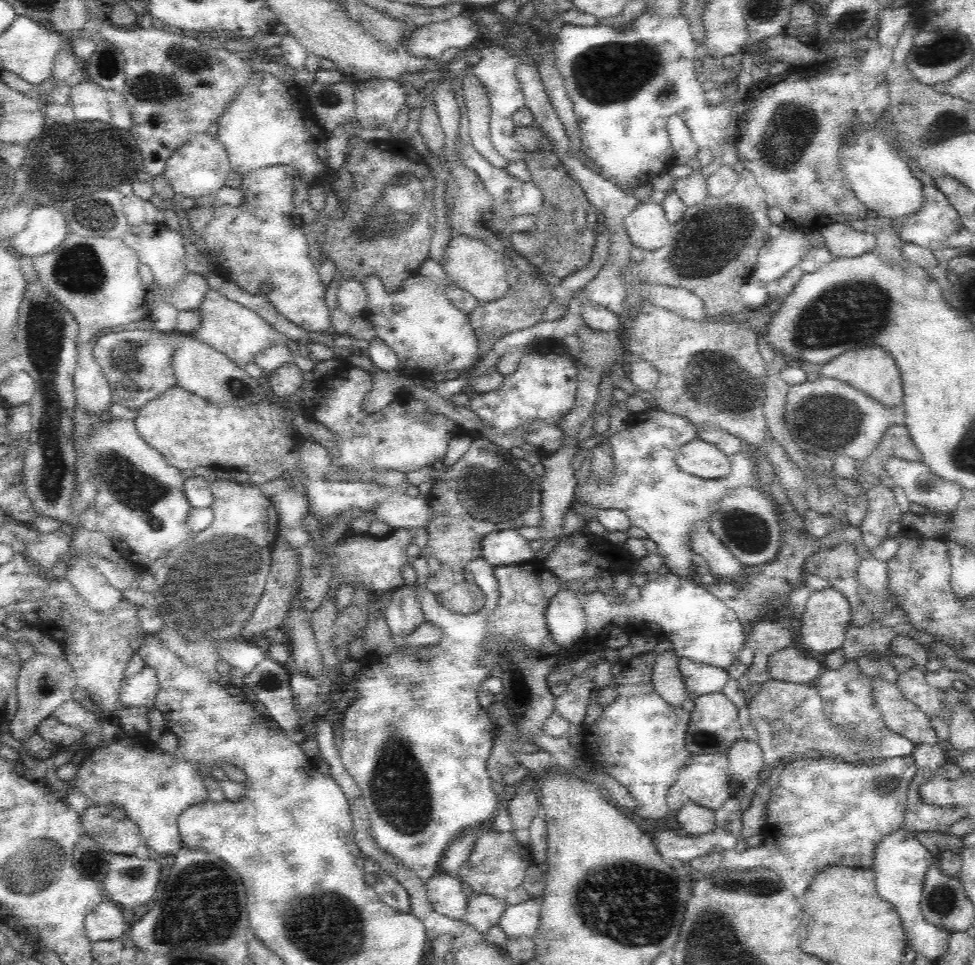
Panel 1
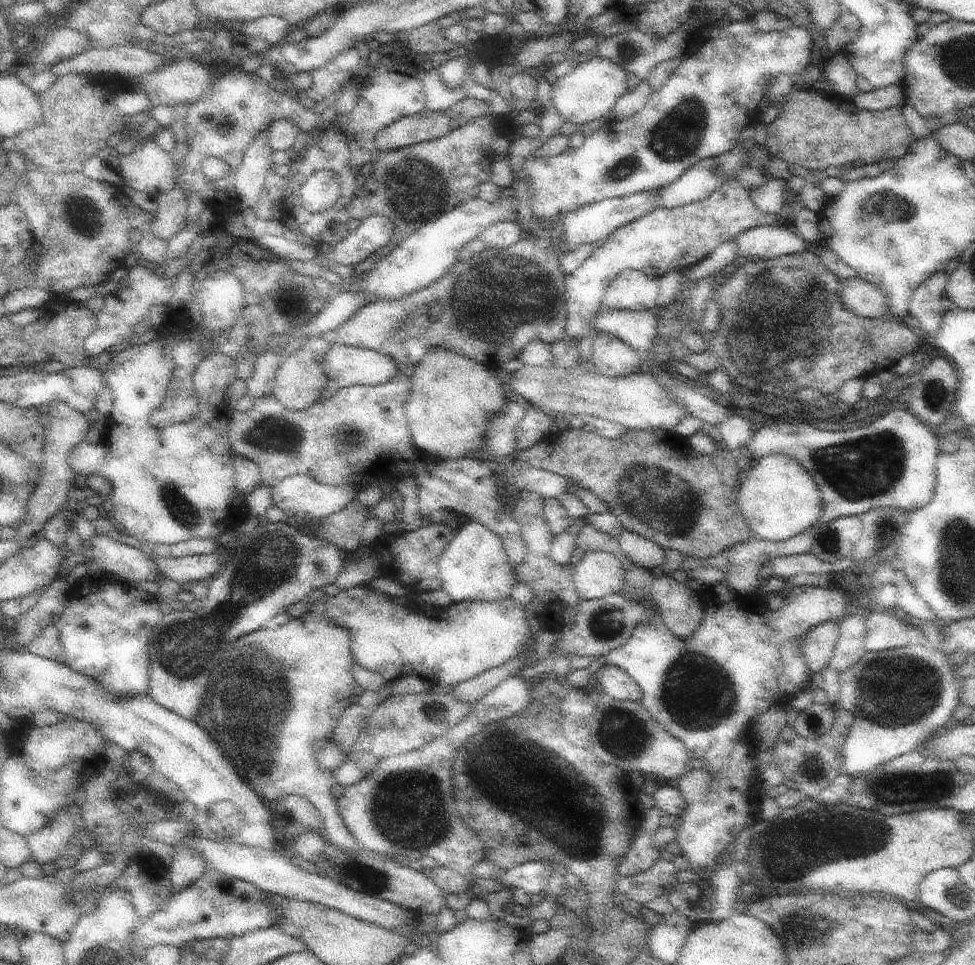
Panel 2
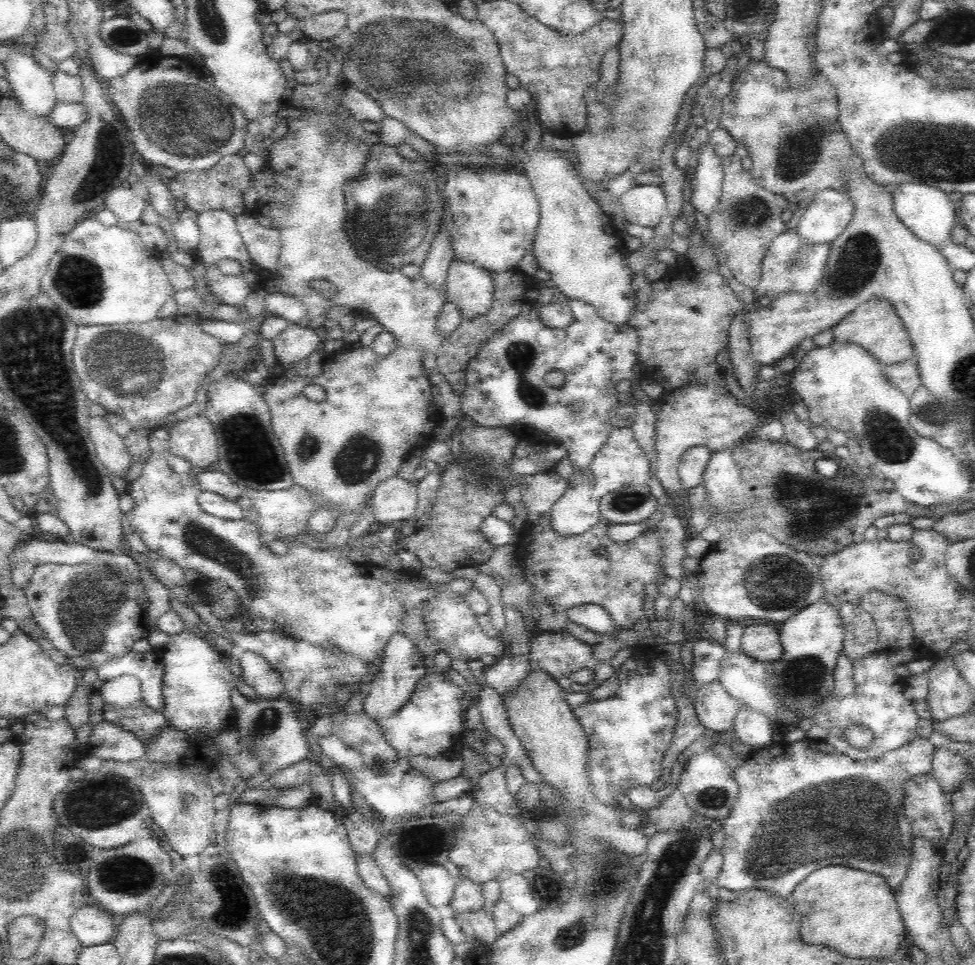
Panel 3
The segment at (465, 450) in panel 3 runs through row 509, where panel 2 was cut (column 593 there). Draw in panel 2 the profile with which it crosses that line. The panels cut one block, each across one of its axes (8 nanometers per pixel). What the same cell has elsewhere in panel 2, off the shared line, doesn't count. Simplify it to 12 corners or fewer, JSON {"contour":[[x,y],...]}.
{"contour":[[573,428],[513,464],[587,488],[639,534],[711,558],[753,538],[729,450]]}

